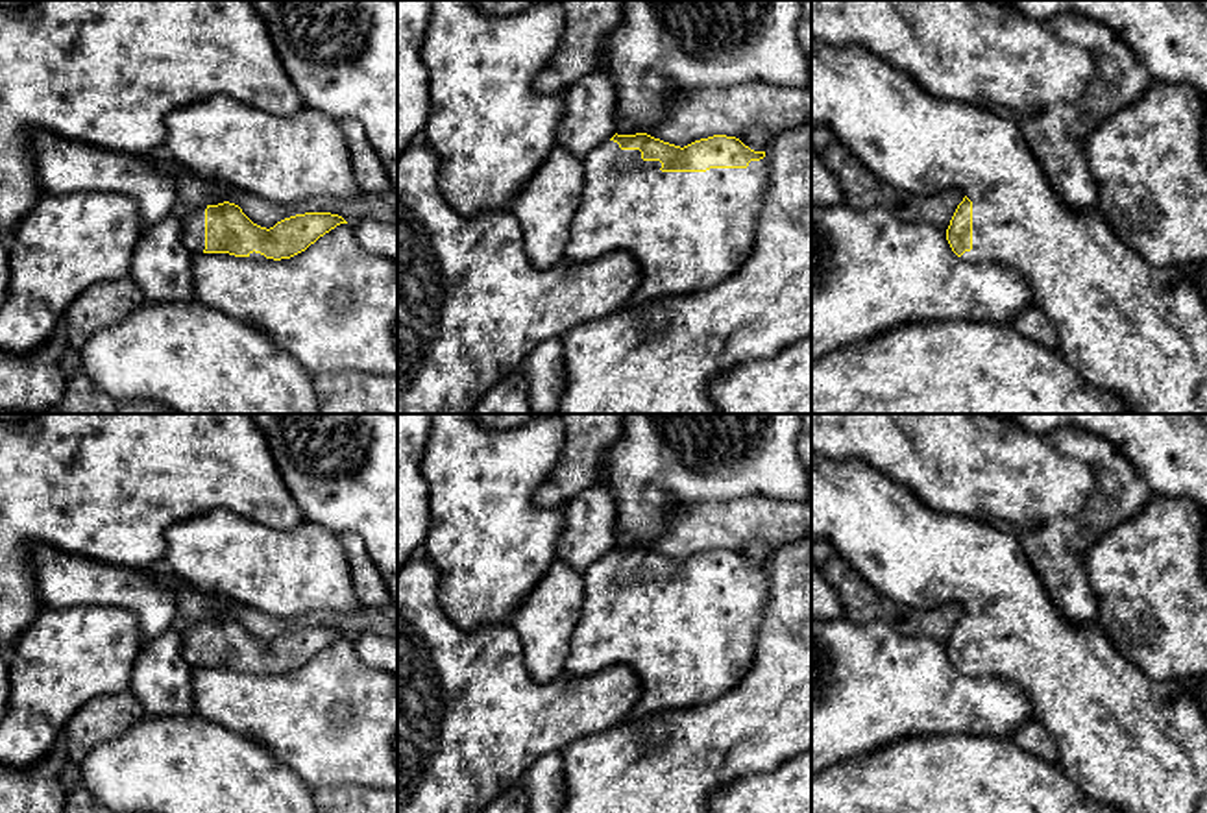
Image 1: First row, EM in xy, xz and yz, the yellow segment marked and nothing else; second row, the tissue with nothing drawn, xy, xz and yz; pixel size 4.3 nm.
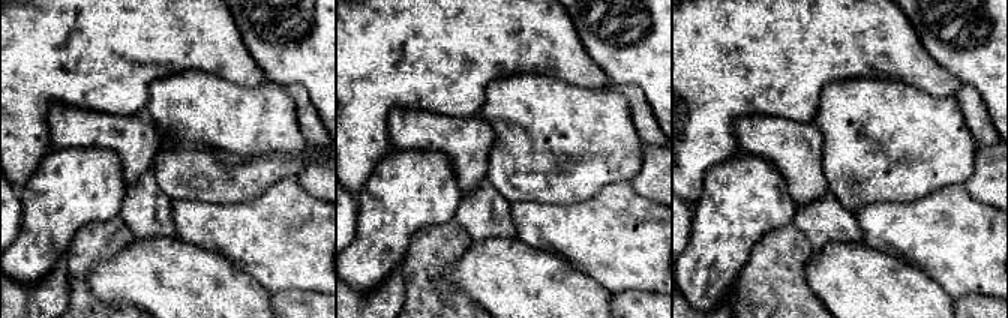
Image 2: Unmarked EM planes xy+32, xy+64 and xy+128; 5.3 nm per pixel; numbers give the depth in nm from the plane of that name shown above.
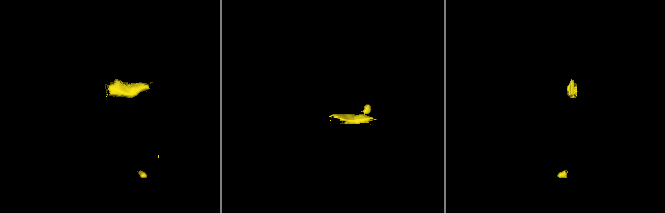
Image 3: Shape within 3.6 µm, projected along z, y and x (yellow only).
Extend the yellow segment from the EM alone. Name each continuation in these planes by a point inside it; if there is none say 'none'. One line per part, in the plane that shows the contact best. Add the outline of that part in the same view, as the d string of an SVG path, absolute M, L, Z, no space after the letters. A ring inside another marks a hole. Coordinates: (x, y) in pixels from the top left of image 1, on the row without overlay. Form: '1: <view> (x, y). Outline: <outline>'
1: xz (688, 645). Outline: M606 554L584 573L584 604L566 673L630 667L641 695L625 721L708 704L734 689L752 663L767 575L747 582L662 586L640 564Z

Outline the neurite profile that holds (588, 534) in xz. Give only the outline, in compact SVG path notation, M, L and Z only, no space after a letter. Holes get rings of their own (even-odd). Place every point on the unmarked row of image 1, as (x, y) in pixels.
M593 484L564 504L564 528L556 560L584 575L591 564L616 549L616 504L612 493Z

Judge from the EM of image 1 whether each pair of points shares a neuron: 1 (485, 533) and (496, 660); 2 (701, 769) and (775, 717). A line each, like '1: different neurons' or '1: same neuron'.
1: different neurons
2: same neuron

